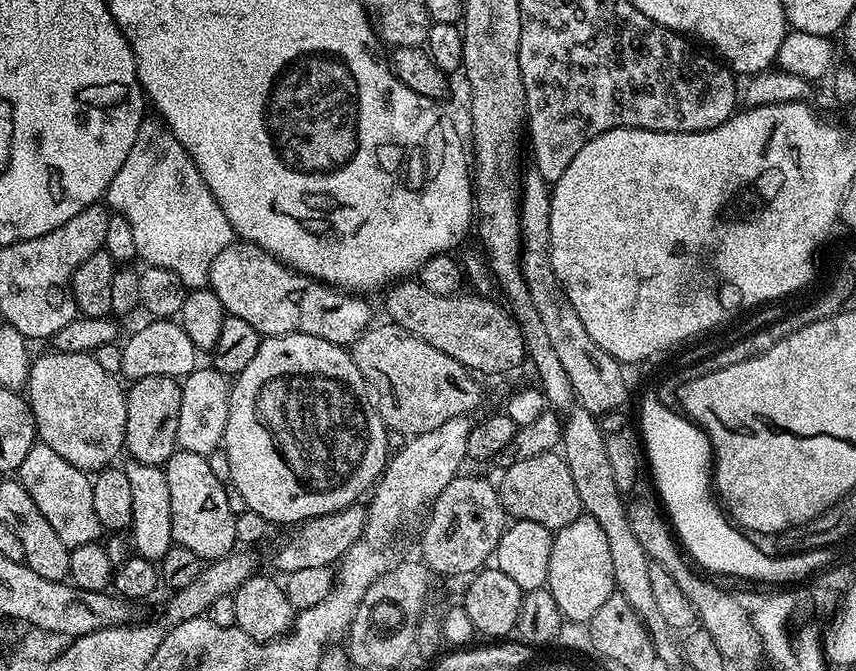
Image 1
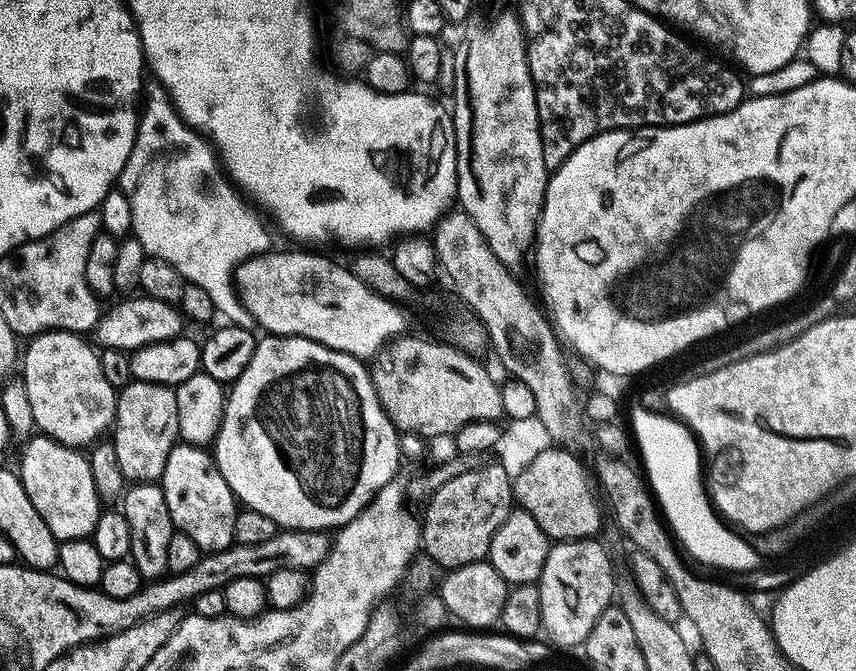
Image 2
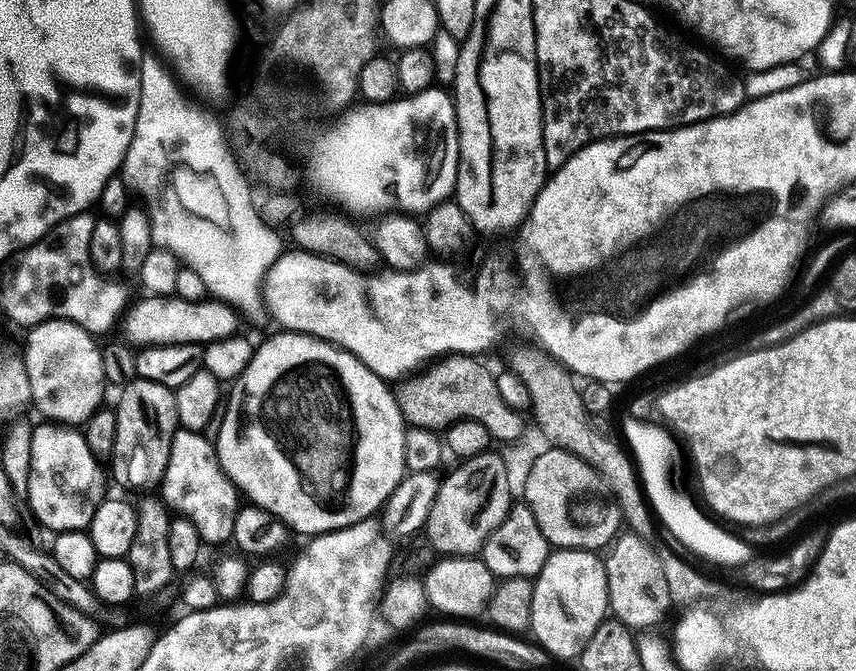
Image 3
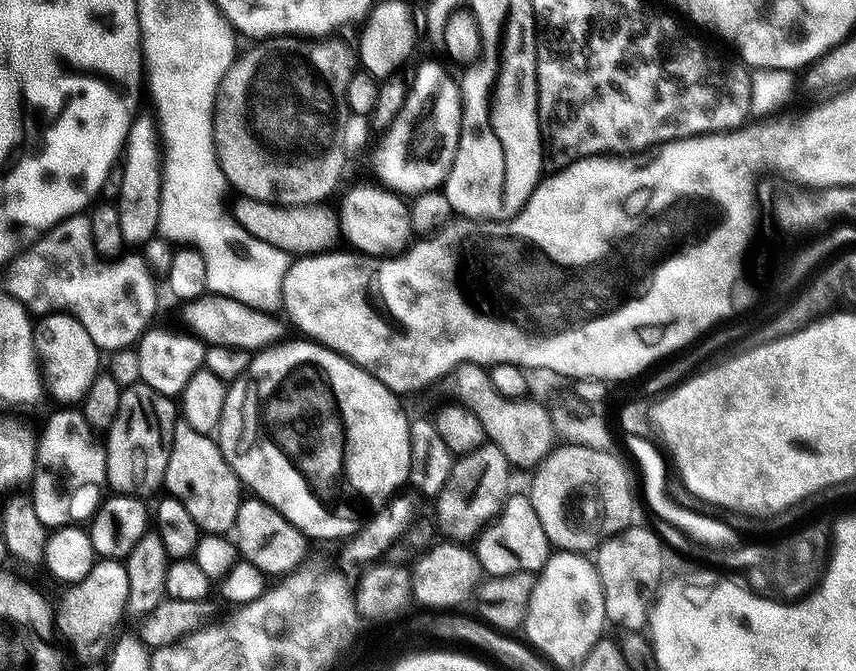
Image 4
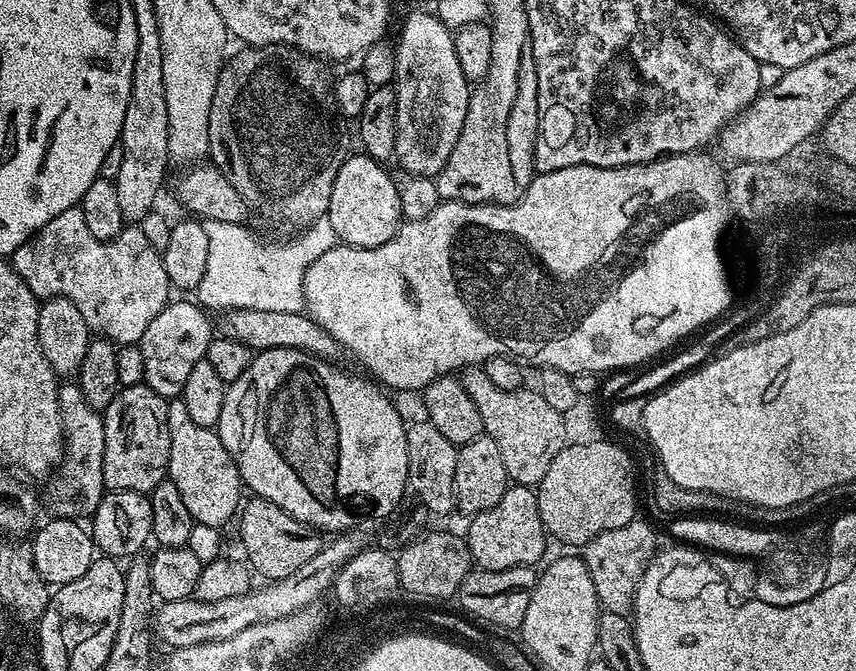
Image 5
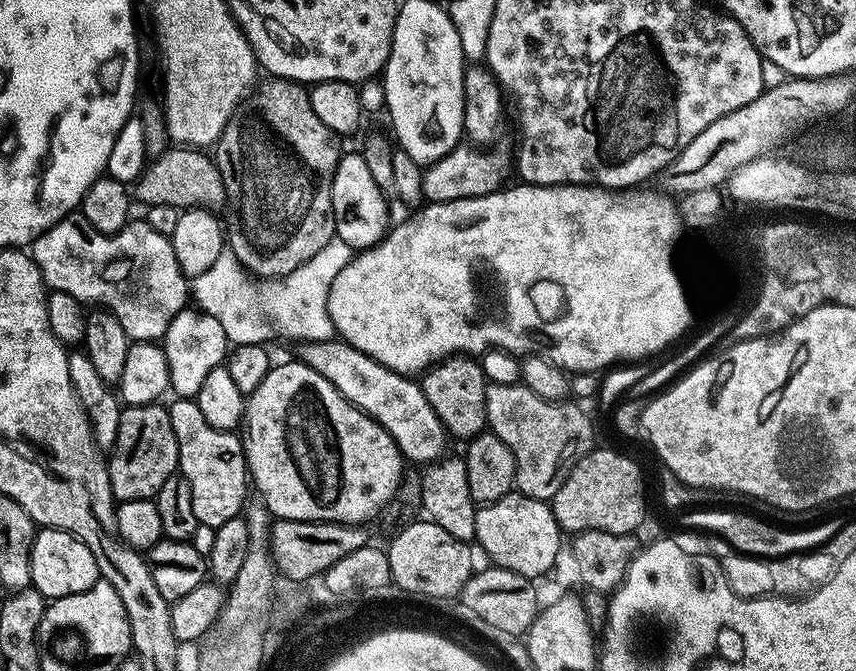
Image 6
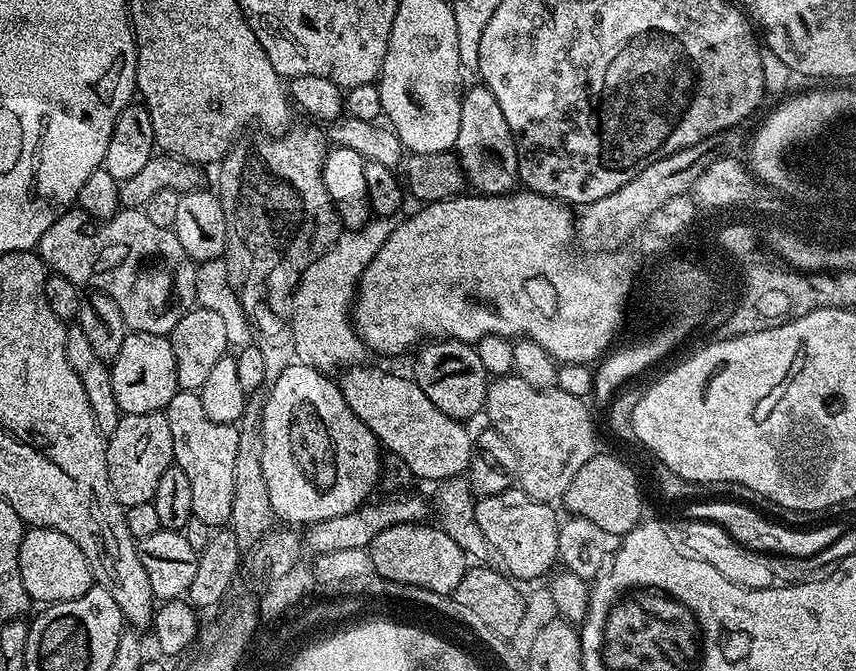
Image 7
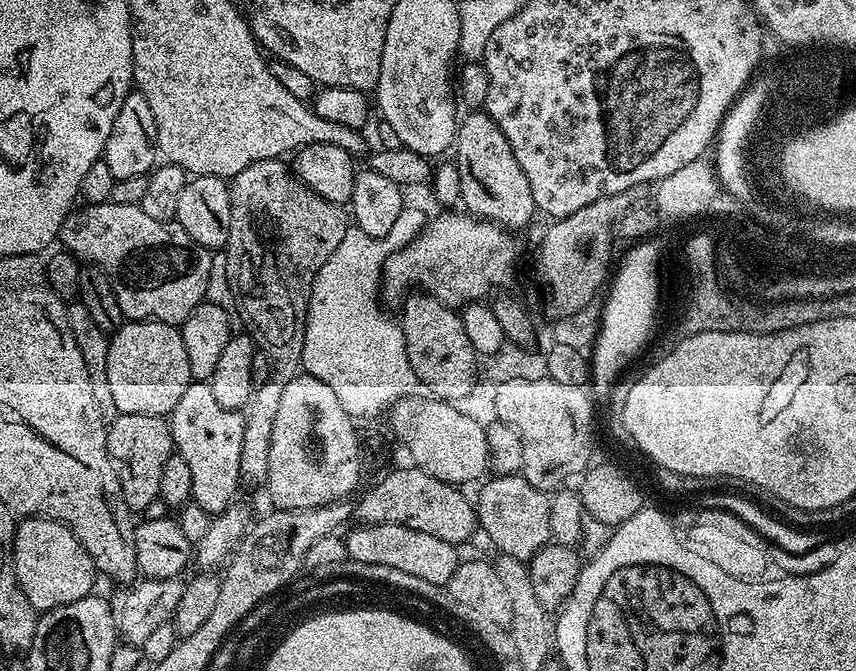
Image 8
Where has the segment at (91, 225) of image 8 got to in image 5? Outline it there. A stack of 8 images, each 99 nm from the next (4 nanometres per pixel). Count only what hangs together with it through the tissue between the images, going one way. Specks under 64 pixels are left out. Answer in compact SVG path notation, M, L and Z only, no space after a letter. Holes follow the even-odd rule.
M79 207L51 220L16 251L10 263L41 301L61 296L74 302L89 329L117 346L139 345L150 322L168 307L168 295L174 292L163 255L146 242L139 227L125 227L118 239L103 244L90 234Z

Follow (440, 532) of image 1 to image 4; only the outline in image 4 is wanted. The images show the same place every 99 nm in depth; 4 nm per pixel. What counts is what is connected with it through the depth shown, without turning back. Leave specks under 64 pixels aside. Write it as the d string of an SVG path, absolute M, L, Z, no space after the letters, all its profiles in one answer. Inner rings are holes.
M491 442L478 446L470 454L459 457L450 470L450 478L446 478L446 486L442 486L440 495L435 497L435 527L445 532L452 542L472 542L480 531L496 519L502 506L508 501L507 476L510 465L506 454L498 450Z

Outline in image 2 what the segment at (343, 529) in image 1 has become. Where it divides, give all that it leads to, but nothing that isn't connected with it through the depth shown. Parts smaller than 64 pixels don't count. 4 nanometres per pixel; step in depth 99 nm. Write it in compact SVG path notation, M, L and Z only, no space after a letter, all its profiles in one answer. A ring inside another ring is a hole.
M277 530L274 538L267 542L258 542L255 546L233 543L231 548L223 548L220 552L205 552L201 555L198 566L186 570L183 574L169 575L145 583L138 594L132 594L128 598L112 598L112 596L100 591L100 635L103 638L128 629L137 623L168 608L179 607L183 603L193 601L206 590L223 590L234 578L254 578L255 576L266 578L278 570L315 570L326 558L326 554L332 549L333 537L327 531L302 530Z

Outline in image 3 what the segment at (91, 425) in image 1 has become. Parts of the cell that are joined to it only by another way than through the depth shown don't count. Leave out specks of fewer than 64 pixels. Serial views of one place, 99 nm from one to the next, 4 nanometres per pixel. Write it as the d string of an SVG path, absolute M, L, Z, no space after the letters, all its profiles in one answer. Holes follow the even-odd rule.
M47 320L33 324L27 329L28 341L22 344L22 355L26 366L26 378L30 378L31 407L41 412L43 419L65 426L83 426L94 413L100 411L104 400L106 381L102 370L102 354L97 337L69 320Z

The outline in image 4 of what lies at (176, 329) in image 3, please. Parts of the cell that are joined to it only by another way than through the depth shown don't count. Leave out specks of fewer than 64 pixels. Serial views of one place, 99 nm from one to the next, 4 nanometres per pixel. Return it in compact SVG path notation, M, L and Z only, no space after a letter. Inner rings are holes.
M205 294L187 301L183 308L185 324L183 327L208 346L217 344L231 348L245 348L252 354L257 350L281 343L286 336L285 321L283 319L280 321L279 315L251 308L242 302L235 301L234 298Z

